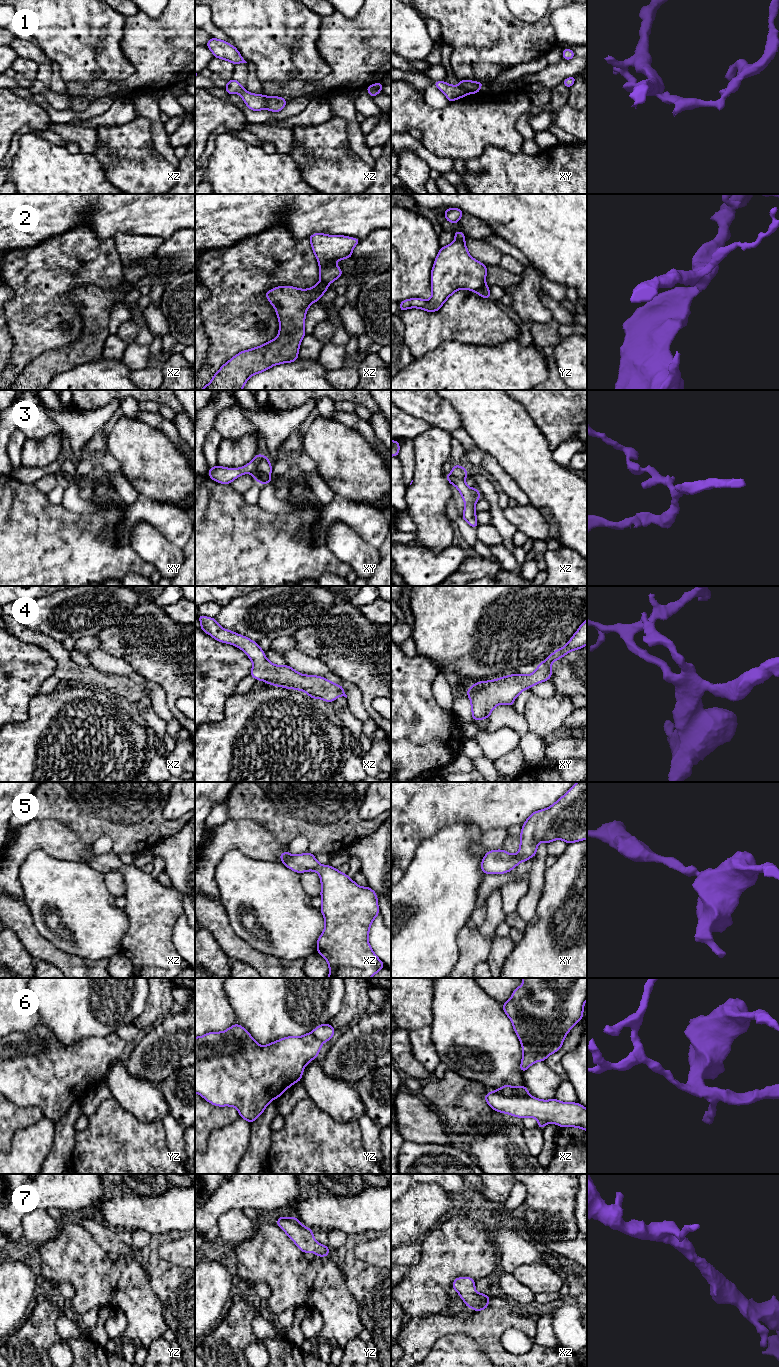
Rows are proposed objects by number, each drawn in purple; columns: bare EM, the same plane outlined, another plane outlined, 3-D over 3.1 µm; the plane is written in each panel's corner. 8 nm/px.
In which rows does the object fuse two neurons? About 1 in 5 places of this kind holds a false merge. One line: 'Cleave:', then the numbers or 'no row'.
Cleave: 1, 2, 3, 6

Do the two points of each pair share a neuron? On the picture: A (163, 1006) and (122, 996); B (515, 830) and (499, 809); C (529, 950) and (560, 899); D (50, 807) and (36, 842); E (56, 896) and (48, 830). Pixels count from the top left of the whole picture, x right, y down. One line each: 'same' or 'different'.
A: different
B: different
C: same
D: different
E: different

